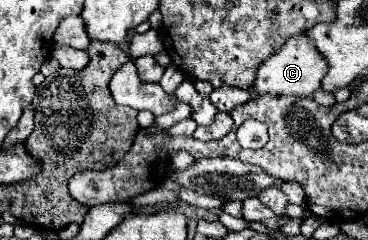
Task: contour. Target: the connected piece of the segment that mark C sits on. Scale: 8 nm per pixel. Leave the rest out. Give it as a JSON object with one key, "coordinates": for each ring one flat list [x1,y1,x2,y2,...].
{"coordinates":[[305,34,295,36,295,38,287,40,279,52,275,52,269,60,265,60,259,66,257,78,253,84,253,92,255,92,253,98,259,100,259,96,265,96,265,94,271,94,271,96,303,96,303,98,313,96,313,92,319,90,325,72,327,72,327,62,323,56,319,56,313,42]]}

